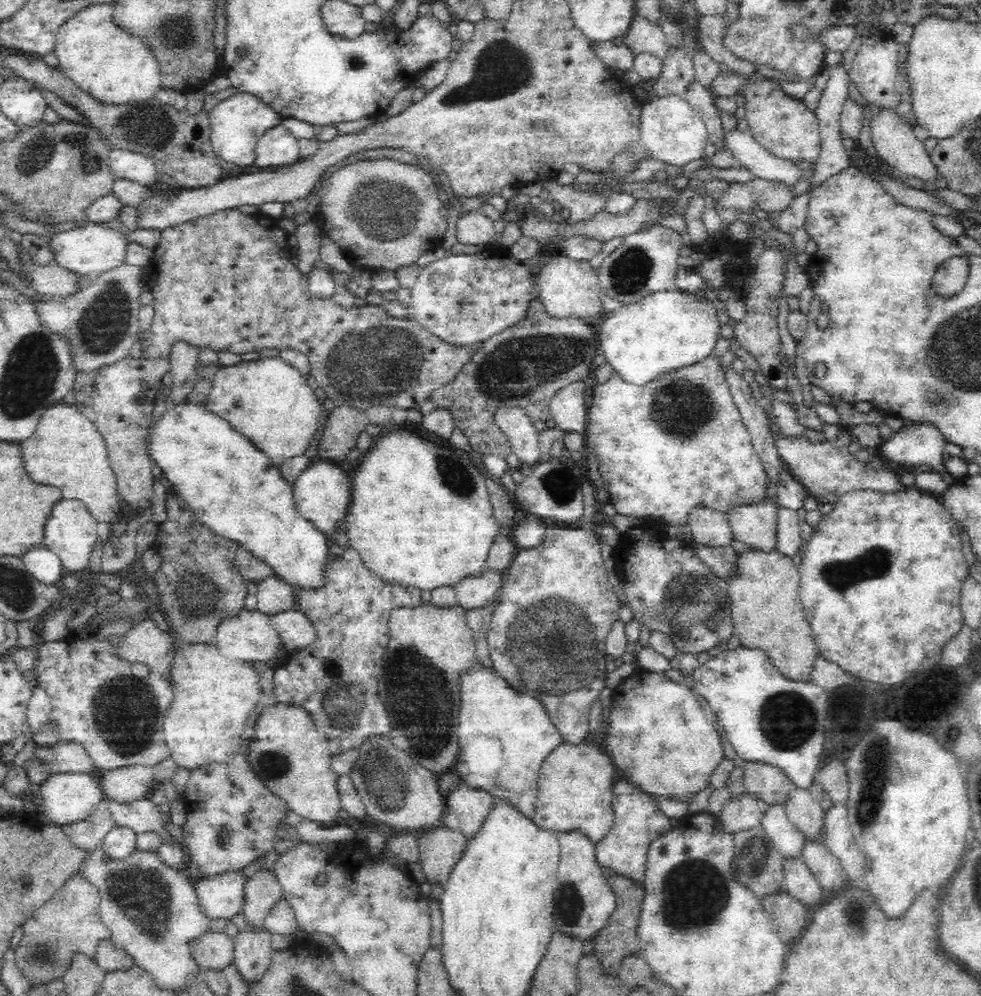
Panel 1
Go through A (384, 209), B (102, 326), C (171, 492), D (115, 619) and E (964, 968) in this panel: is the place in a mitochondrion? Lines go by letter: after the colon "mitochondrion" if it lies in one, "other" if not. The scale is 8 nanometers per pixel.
A: mitochondrion
B: mitochondrion
C: other
D: other
E: other

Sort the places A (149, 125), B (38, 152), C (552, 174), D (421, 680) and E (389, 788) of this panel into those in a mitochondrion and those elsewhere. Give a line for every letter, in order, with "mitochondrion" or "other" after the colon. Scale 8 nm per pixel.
A: mitochondrion
B: mitochondrion
C: other
D: mitochondrion
E: mitochondrion

